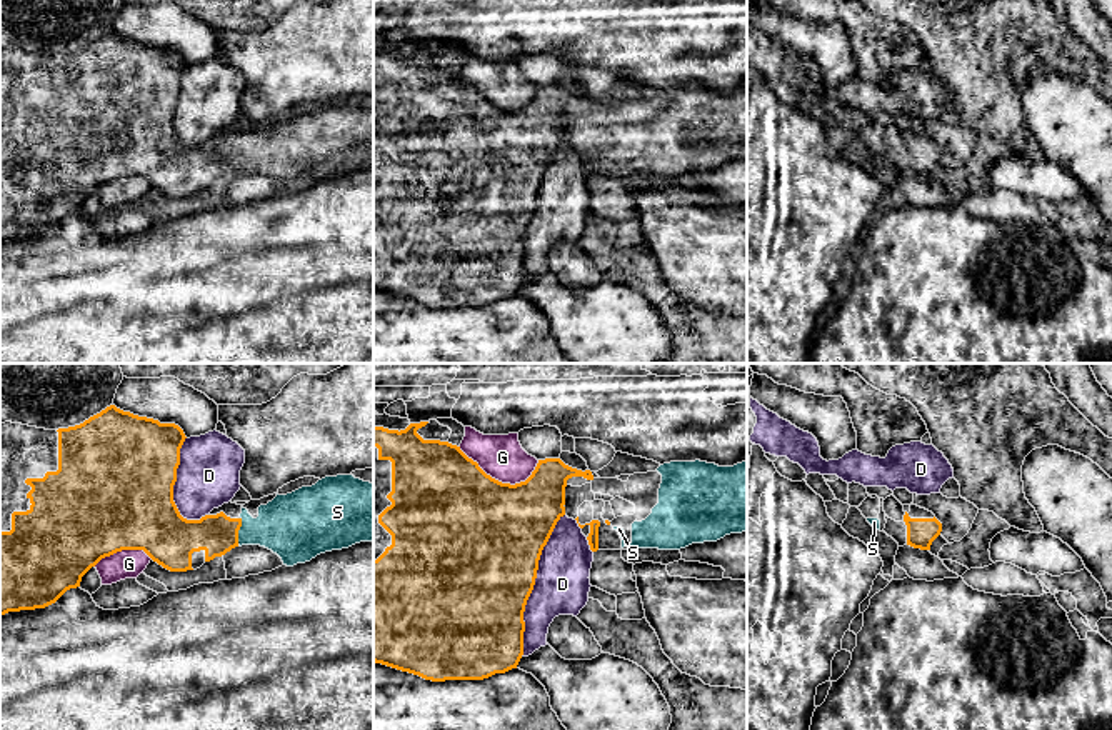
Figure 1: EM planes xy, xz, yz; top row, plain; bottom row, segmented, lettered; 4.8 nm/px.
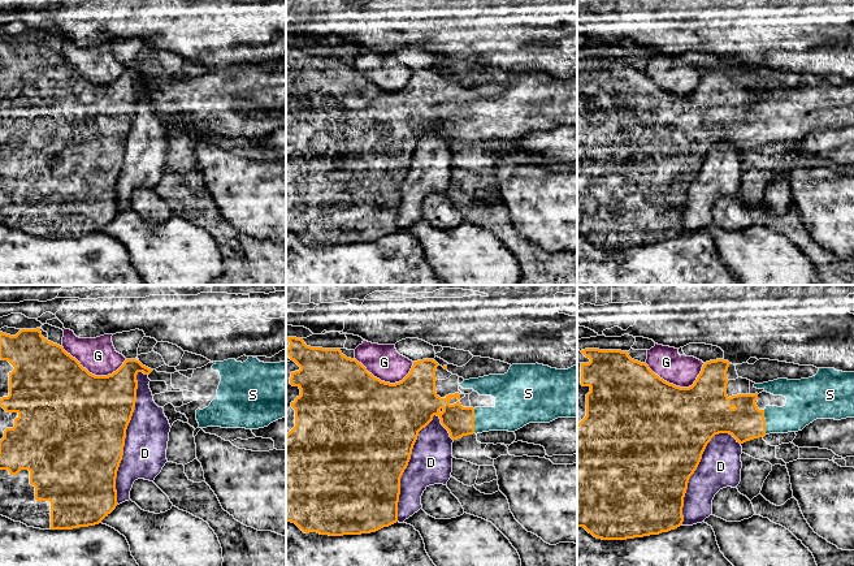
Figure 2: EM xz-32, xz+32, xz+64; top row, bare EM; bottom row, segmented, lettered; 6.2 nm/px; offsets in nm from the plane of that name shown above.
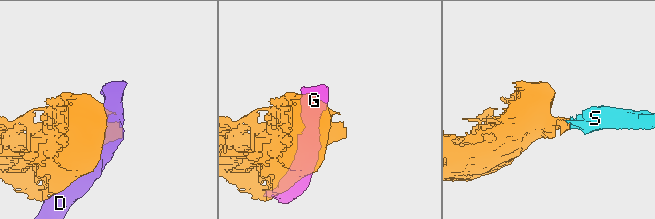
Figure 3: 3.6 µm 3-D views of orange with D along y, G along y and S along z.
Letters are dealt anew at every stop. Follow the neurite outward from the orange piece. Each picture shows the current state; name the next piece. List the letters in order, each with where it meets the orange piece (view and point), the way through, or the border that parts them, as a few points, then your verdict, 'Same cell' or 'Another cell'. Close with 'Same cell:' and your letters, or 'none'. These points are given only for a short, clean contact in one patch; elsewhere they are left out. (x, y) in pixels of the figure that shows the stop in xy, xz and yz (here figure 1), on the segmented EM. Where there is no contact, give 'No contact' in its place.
D: Touches orange at xz (534, 584). Another cell
G: Touches orange at xz (500, 482). Another cell
S: Touches orange at xy (239, 529). Same cell
Same cell: S

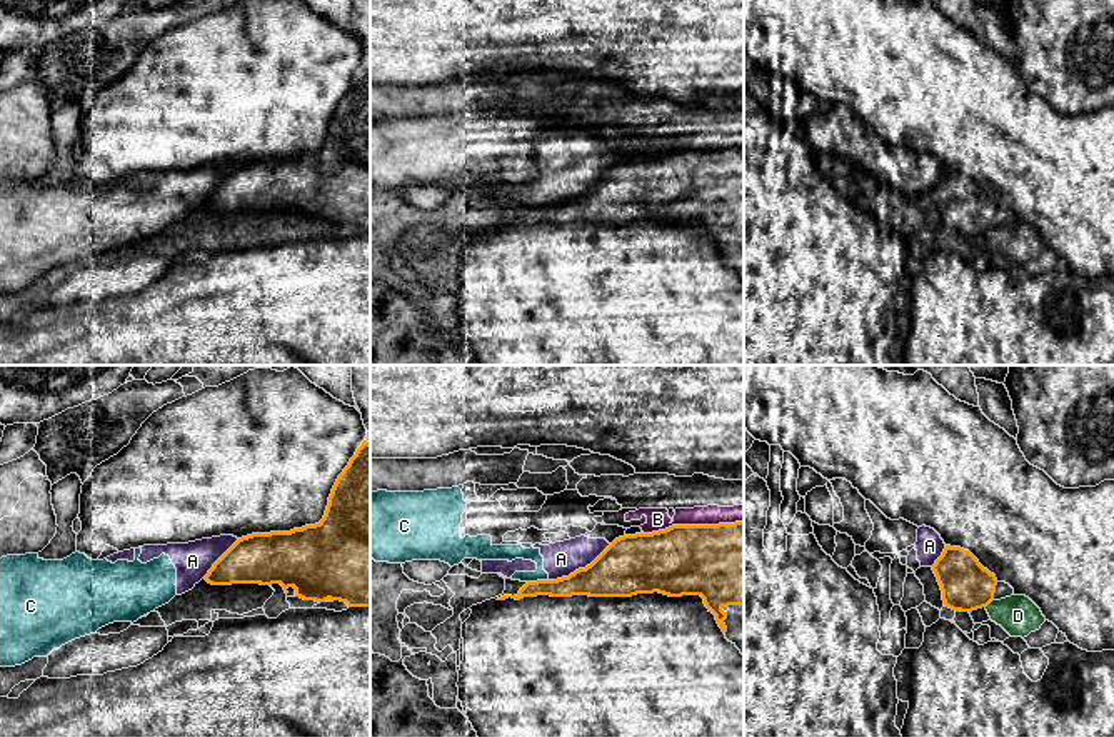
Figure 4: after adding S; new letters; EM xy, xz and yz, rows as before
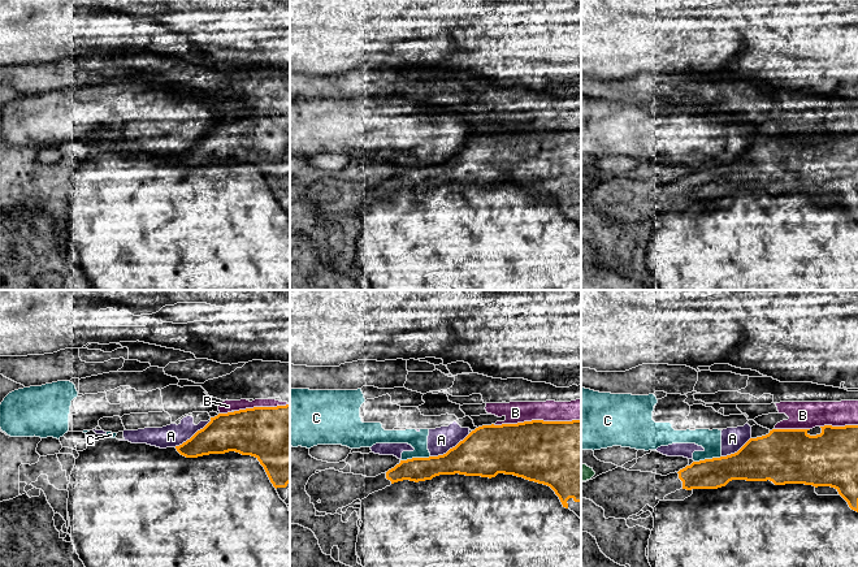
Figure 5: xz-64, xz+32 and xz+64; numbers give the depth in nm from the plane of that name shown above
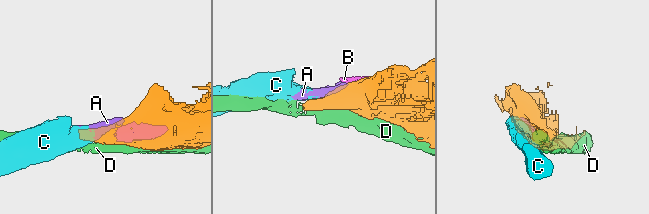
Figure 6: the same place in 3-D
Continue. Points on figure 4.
A: Touches orange at xz (579, 569). Another cell
B: Touches orange at xz (692, 526). Another cell
C: Touches orange at xz (537, 581). Boundary: xz (547, 579), (527, 582). Another cell
D: Touches orange at yz (989, 602). Another cell
Same cell: none

